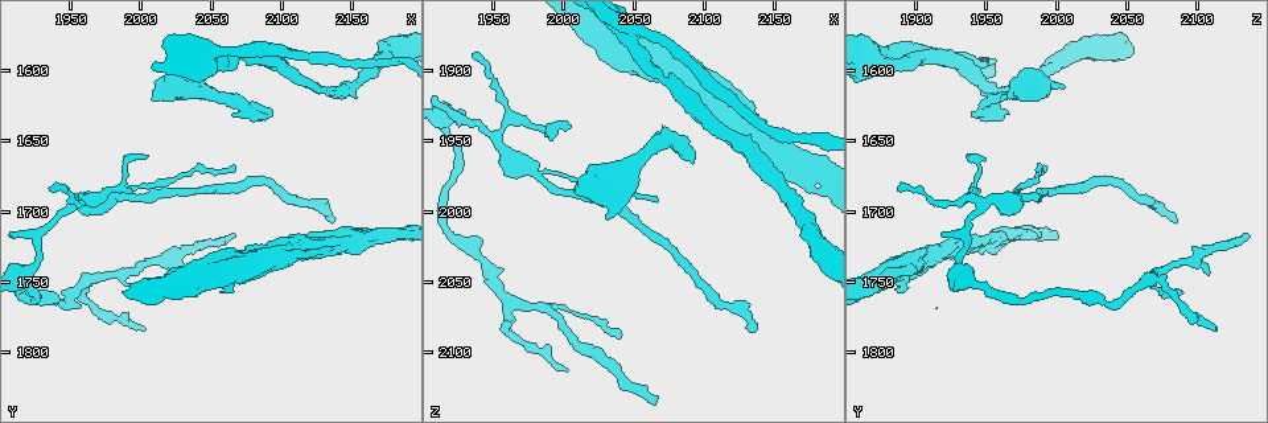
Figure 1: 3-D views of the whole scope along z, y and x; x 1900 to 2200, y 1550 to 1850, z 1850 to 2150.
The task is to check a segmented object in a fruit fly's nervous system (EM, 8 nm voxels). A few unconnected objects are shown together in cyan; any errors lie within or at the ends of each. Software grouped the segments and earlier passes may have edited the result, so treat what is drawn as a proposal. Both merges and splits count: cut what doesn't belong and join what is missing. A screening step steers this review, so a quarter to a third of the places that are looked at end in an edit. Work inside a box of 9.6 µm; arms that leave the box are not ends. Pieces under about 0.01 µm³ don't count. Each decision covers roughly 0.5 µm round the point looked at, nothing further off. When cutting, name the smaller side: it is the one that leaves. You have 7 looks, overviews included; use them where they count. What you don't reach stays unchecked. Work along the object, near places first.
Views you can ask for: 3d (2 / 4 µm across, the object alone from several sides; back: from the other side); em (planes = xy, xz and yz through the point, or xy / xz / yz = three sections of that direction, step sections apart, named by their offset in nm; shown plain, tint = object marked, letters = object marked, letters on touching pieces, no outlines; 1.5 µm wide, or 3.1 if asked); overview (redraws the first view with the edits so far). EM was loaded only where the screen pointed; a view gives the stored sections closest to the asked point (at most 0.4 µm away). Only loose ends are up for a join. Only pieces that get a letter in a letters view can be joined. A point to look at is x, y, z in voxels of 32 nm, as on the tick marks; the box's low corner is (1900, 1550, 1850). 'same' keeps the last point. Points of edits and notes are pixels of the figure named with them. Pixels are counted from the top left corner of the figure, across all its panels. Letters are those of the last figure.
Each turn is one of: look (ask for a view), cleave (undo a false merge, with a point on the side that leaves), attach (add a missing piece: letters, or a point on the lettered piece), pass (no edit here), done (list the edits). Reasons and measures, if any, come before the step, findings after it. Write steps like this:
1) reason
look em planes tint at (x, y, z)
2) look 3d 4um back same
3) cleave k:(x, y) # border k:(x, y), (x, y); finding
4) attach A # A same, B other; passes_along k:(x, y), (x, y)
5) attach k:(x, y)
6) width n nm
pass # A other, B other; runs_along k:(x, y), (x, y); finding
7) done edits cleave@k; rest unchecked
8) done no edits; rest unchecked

branch stops here
look 3d 2um at (2114, 1716, 1950)

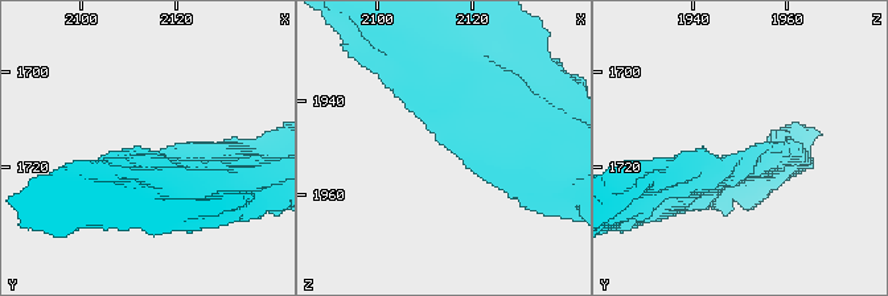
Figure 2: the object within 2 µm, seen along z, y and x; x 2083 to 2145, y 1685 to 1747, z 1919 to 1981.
shape alone is not enough
look em yz step 4 letters at (2117, 1717, 1951)

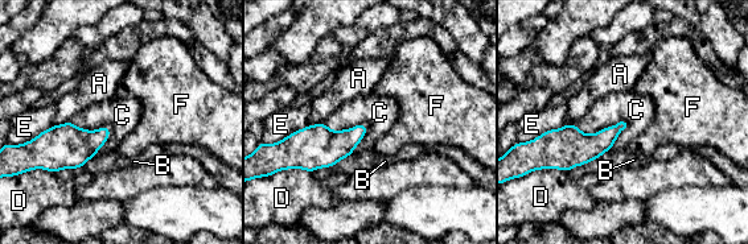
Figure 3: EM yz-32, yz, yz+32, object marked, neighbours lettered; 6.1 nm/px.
another direction
look em planes letters same

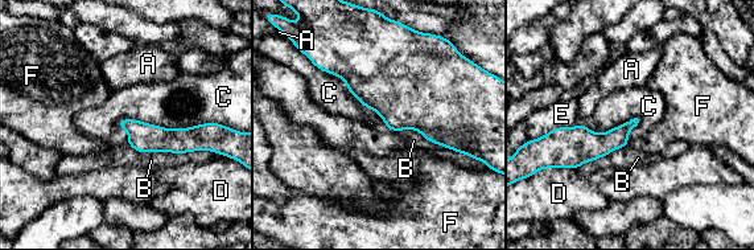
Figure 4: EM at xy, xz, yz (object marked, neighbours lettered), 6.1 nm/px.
pass # A other, B other, C other, D other, E other, F other; none of them fits

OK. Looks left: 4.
tapers out
look 3d 4um at (2006, 1660, 1938)

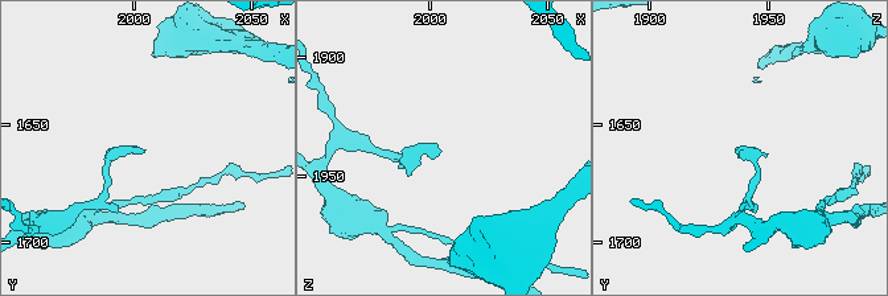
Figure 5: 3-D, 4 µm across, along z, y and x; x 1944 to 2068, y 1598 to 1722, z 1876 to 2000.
look em yz step 8 tint at (2005, 1663, 1937)

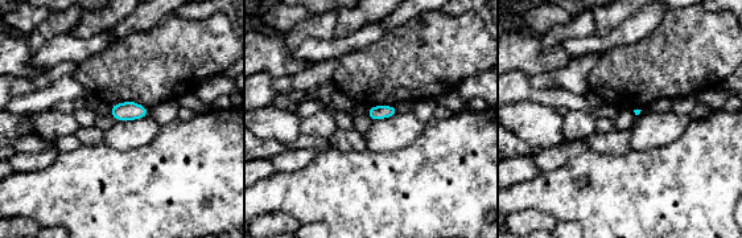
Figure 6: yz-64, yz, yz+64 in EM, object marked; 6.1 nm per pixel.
look em planes letters same

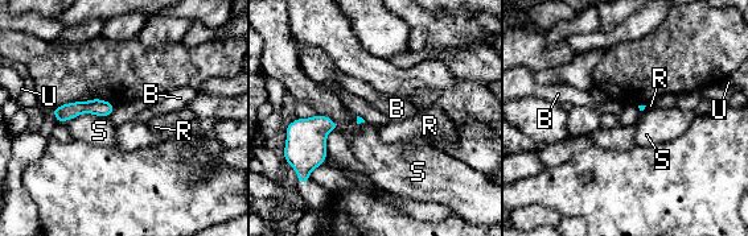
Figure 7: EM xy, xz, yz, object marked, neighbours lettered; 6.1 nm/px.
pass # B other, R other, S other, U other; border 7:(106, 116), (79, 114), (60, 123); no lettered piece goes on from it

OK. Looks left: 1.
done no edits; rest unchecked

